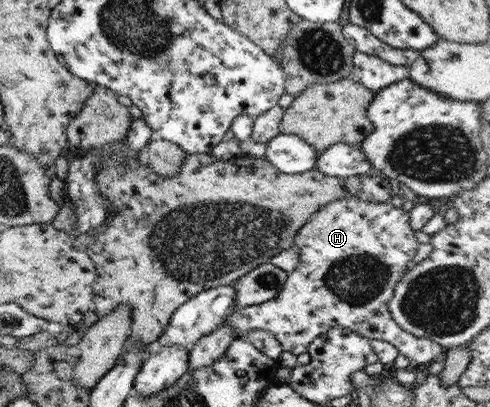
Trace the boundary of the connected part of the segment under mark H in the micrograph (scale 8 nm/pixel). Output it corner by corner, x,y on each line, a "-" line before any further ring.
344,196
328,202
314,213
296,234
294,248
299,253
299,263
296,269
289,273
278,296
260,305
248,305
244,308
236,306
232,315
226,318
226,323
237,331
236,338
247,337
248,331
270,331
282,344
283,351
297,356
306,353
310,343
321,333
328,332
332,327
344,327
368,339
392,343
414,366
431,364
444,358
447,349
431,339
417,337
404,331
391,317
389,303
394,296
396,285
407,273
408,264
416,256
420,244
410,223
409,212
394,207
390,201
372,202
364,196

